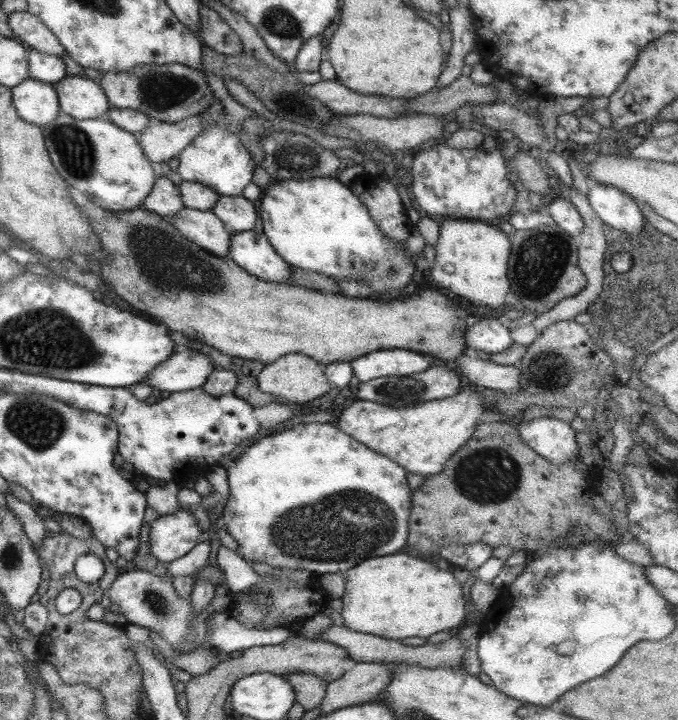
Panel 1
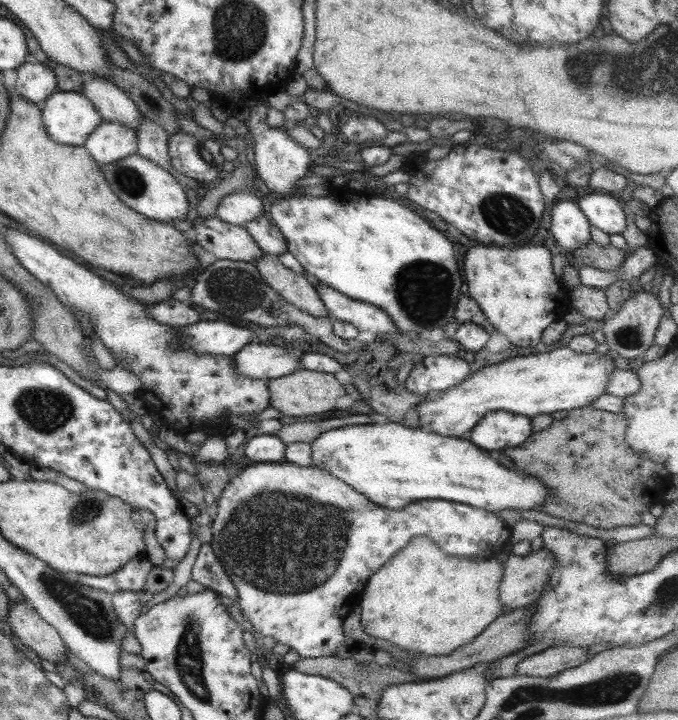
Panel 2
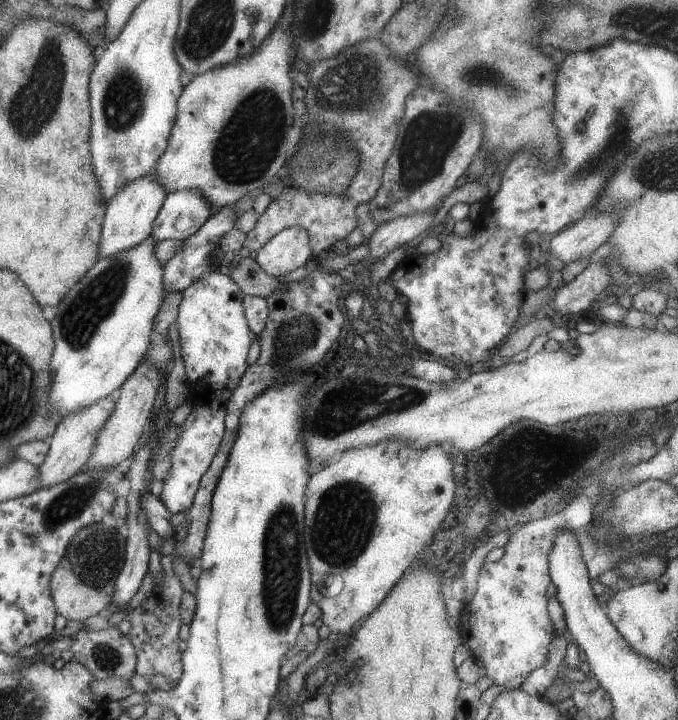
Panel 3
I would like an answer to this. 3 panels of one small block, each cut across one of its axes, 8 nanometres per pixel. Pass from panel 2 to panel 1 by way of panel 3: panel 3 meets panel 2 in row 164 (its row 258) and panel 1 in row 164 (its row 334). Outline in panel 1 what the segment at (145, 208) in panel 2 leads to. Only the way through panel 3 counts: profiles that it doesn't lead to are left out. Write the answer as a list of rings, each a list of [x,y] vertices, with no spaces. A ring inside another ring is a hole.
[[[63,111],[59,112],[42,127],[44,147],[47,149],[52,165],[57,174],[73,188],[77,188],[87,196],[95,206],[107,211],[130,211],[150,193],[155,175],[150,167],[150,162],[143,154],[136,136],[117,128],[106,117],[94,119],[75,120],[66,115]]]

